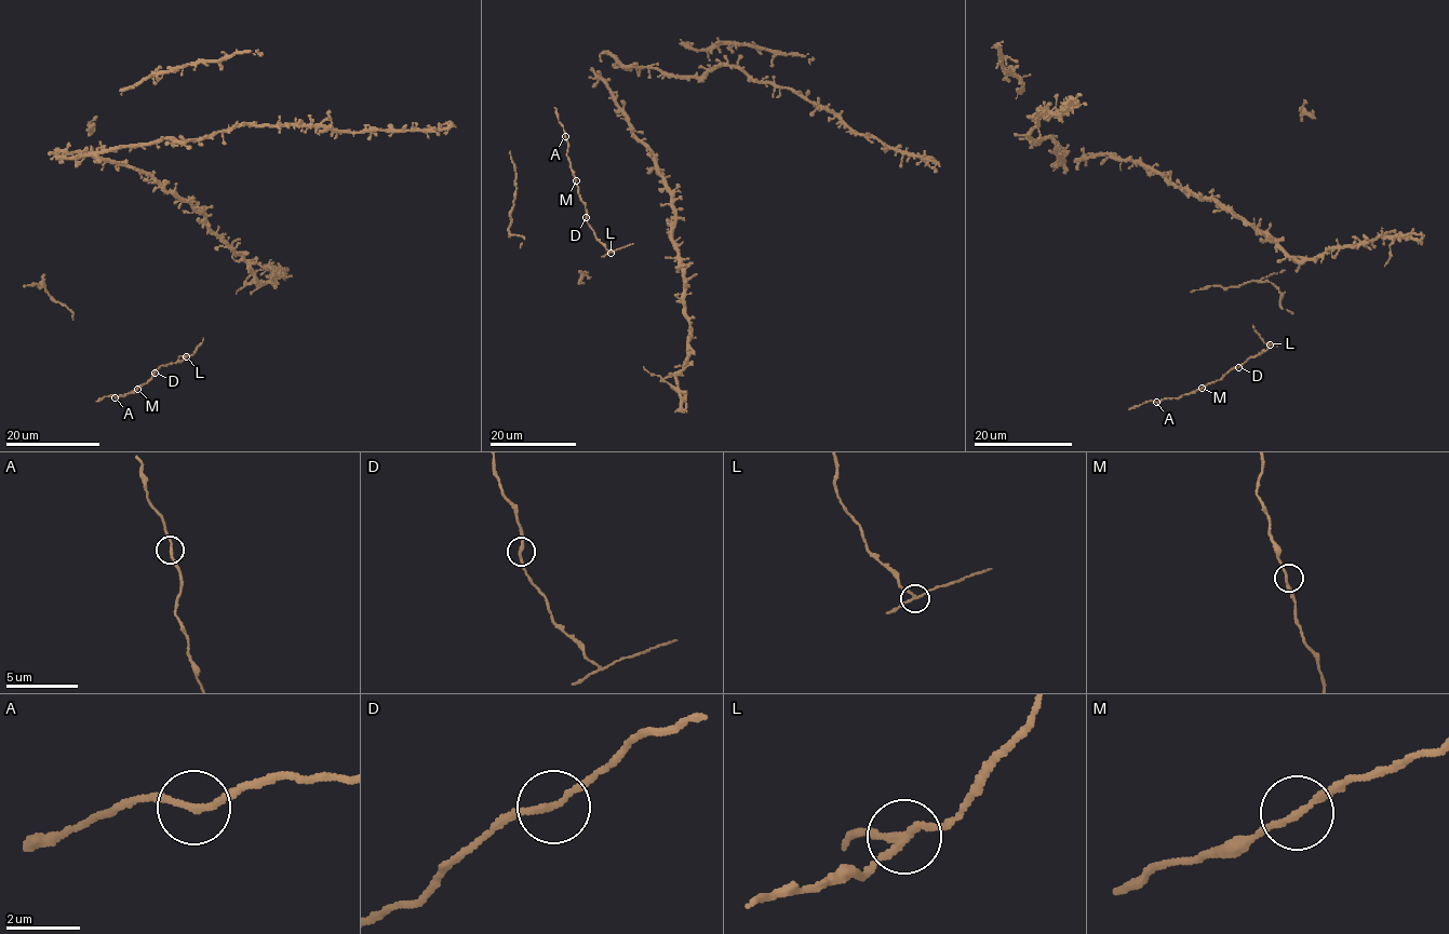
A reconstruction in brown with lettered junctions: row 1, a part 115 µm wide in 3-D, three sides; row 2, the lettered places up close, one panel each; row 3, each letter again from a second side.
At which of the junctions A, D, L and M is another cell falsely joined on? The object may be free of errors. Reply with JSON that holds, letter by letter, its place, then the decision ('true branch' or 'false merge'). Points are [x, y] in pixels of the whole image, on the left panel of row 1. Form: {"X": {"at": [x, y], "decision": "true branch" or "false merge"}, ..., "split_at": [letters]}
{"A": {"at": [115, 397], "decision": "true branch"}, "D": {"at": [155, 373], "decision": "true branch"}, "L": {"at": [186, 356], "decision": "false merge"}, "M": {"at": [137, 389], "decision": "true branch"}, "split_at": ["L"]}

